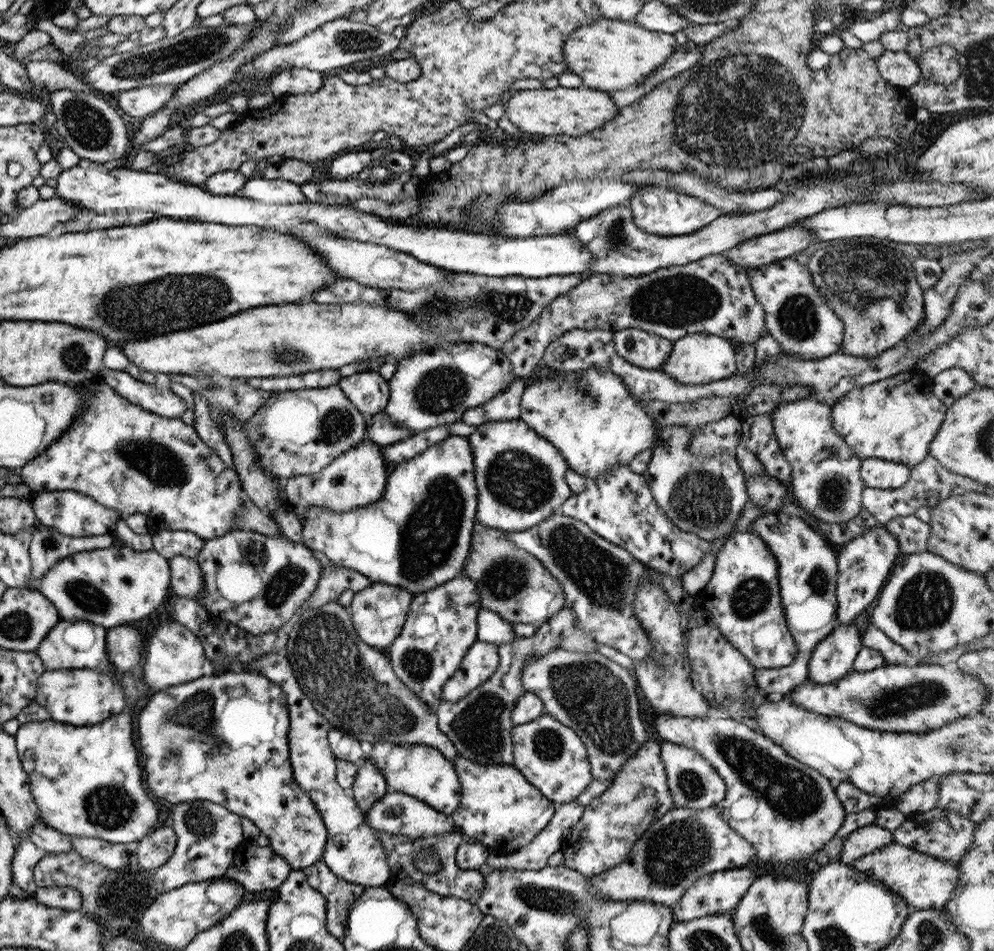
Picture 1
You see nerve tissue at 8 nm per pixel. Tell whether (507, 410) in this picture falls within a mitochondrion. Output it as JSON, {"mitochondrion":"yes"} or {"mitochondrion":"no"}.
{"mitochondrion":"no"}

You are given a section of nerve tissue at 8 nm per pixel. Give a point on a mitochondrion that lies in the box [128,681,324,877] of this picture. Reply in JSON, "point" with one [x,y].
{"point":[198,710]}

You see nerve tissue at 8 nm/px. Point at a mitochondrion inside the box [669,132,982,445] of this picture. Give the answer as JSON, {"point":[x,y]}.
{"point":[859,276]}

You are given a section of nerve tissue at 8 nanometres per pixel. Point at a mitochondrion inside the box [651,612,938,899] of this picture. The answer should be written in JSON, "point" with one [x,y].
{"point":[792,795]}

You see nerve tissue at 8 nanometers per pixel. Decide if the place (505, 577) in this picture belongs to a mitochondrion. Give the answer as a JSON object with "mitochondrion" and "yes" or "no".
{"mitochondrion":"yes"}

